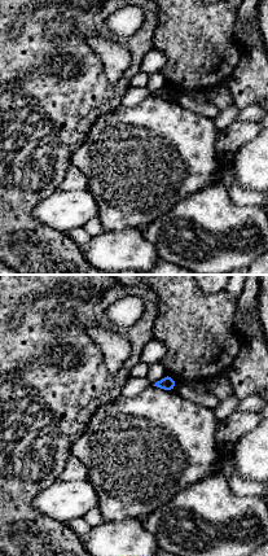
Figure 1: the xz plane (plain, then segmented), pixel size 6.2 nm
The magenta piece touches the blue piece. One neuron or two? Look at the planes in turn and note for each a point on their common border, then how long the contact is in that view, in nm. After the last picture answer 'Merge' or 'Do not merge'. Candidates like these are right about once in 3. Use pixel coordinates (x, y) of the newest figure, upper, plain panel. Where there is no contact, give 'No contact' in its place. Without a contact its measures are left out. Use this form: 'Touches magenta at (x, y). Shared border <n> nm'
No contact

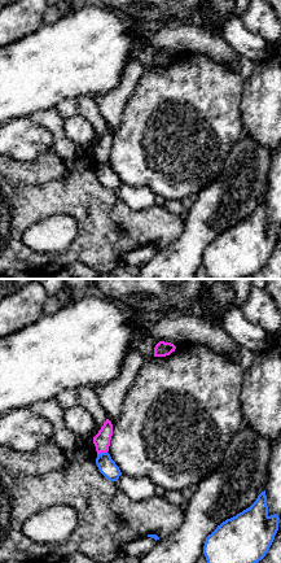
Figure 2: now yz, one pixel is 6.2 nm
Touches magenta at (101, 161). Shared border 70 nm

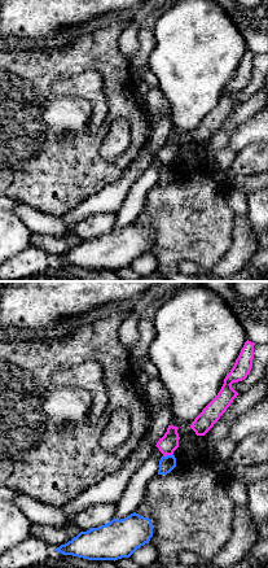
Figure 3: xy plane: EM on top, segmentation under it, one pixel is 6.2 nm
Touches magenta at (167, 164). Shared border 70 nm

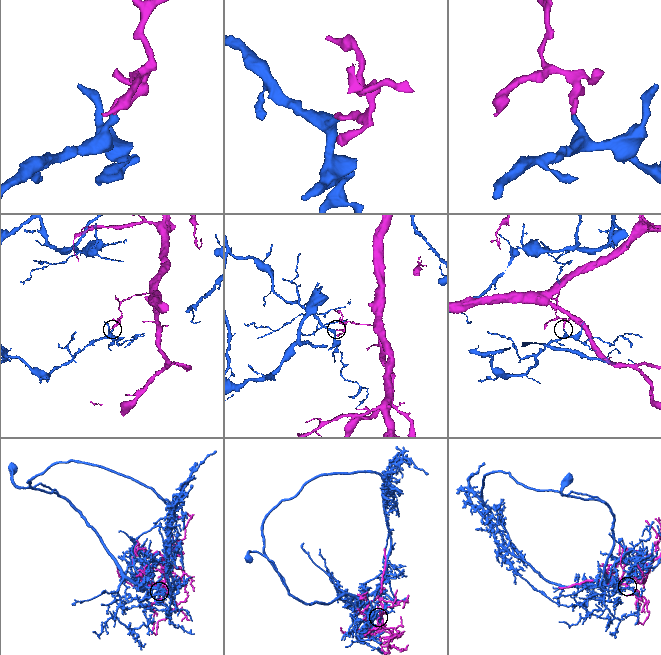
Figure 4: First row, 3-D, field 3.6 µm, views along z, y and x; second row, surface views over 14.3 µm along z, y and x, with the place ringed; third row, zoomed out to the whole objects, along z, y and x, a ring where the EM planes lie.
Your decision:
Do not merge

